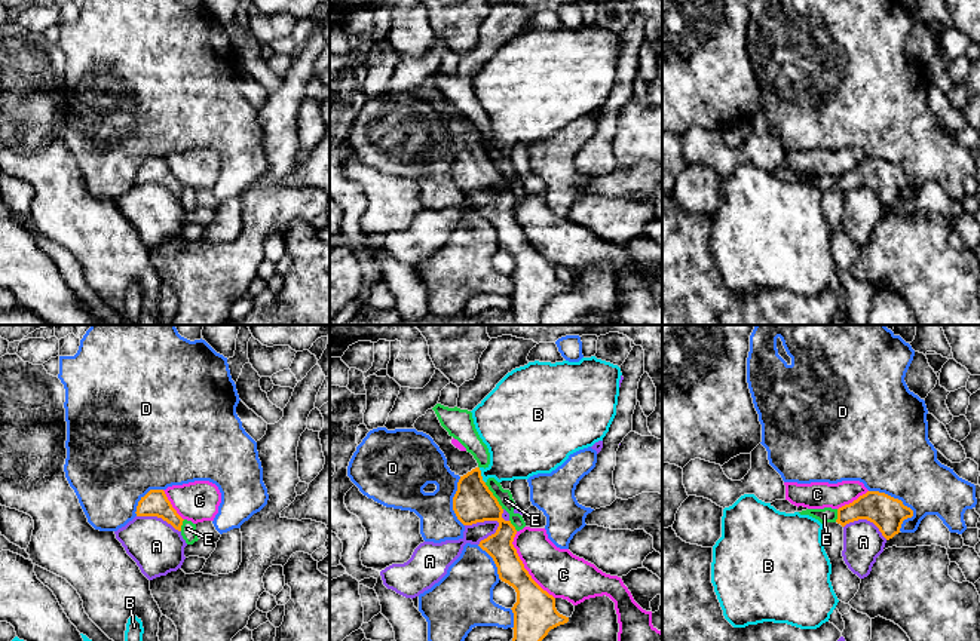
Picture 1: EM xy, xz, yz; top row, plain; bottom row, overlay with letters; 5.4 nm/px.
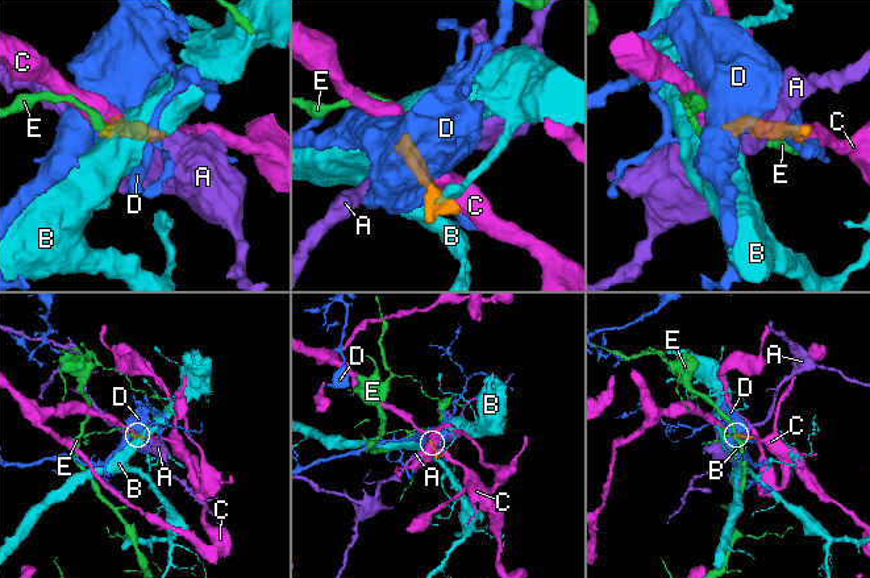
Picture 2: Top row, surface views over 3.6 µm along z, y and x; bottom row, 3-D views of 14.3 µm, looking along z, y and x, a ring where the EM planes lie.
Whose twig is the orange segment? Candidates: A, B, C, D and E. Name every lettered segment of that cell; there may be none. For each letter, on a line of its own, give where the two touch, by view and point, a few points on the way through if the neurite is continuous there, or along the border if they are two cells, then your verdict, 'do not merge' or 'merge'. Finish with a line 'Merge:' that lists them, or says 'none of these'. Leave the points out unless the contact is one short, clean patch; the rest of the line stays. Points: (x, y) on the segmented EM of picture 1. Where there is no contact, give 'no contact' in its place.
A: contact xz (481, 521); border xz (499, 523), (477, 521), (465, 524); do not merge
B: contact xz (480, 475); border xz (478, 468), (484, 482); do not merge
C: contact xz (523, 566); do not merge
D: contact yz (893, 497); do not merge
E: contact xz (493, 496); do not merge
Merge: none of these

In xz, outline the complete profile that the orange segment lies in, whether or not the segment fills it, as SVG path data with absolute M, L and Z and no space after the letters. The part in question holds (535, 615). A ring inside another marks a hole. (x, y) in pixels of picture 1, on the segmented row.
M431 408L413 424L417 432L429 435L447 458L451 472L460 476L453 497L453 510L463 525L497 521L494 534L480 542L497 567L499 579L517 592L512 641L542 641L548 632L569 622L555 608L555 598L543 591L524 568L512 542L517 534L511 521L502 518L503 509L483 481L477 460L468 451L451 444L453 436L441 426Z

